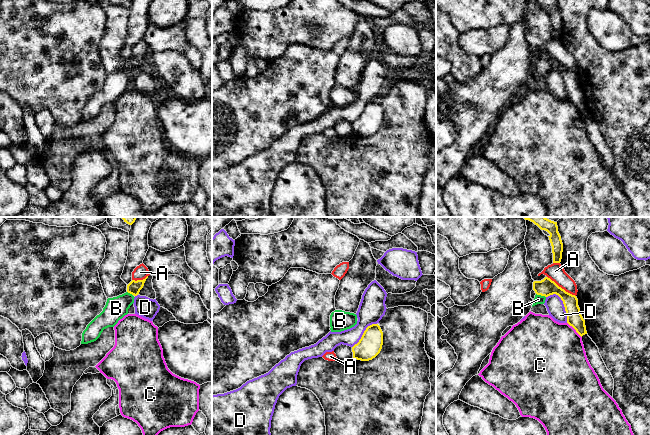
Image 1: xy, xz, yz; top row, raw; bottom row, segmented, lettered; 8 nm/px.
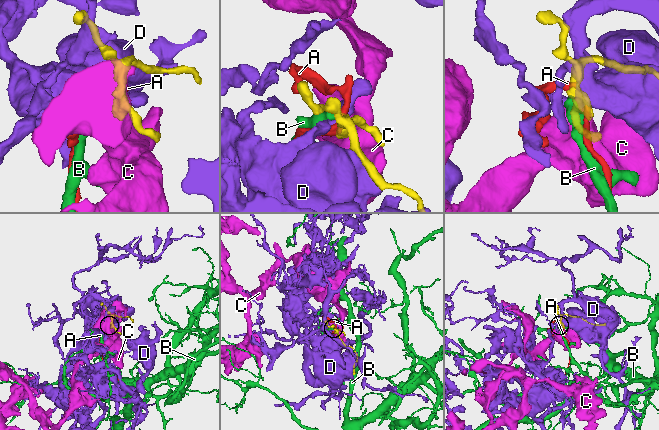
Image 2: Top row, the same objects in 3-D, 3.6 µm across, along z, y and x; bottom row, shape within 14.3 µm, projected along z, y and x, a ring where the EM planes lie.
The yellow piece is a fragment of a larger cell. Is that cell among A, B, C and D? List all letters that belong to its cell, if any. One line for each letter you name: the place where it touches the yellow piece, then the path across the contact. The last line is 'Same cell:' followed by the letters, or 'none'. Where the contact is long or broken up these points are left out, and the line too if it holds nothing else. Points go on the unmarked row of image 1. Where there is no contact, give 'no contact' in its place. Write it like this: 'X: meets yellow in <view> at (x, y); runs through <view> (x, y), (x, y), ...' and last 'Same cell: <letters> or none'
B: meets yellow in yz at (541, 71); runs through yz (546, 63), (541, 71), (538, 75)
Same cell: B

